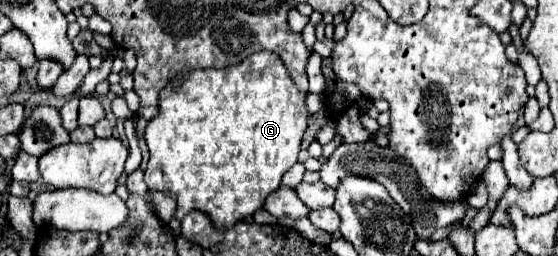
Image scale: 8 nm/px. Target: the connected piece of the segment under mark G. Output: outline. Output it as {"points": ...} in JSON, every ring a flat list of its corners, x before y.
{"points":[[271,51,253,53,245,61,237,63,237,65,231,65,231,67,223,67,223,69,183,69,181,73,177,73,167,83,167,87,159,93,159,115,153,117,147,123,147,129,145,129,145,141,147,141,149,153,151,153,147,169,145,169,145,183,147,183,149,189,167,193,167,195,177,199,175,219,168,223,171,230,177,233,173,234,175,237,181,233,183,217,190,211,193,211,193,209,199,209,199,211,207,213,211,217,213,225,217,225,219,229,229,229,229,225,235,225,237,221,243,221,245,217,251,217,263,205,265,197,269,193,273,193,281,185,283,173,297,163,297,155,299,155,299,149,301,149,301,139,303,139,303,133,307,129,307,115,309,115,307,105,305,105,305,97,307,97,307,93,303,93,303,91,299,91,295,87,295,83,289,77,283,61,275,53,271,53]]}

